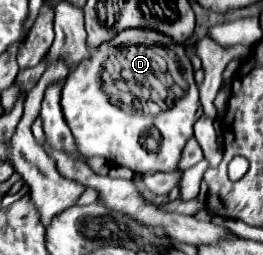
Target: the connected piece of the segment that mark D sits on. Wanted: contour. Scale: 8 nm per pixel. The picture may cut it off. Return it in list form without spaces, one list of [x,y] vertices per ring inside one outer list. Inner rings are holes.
[[[126,28],[114,36],[114,40],[100,44],[96,52],[82,60],[64,80],[60,106],[76,148],[84,158],[100,156],[136,174],[152,170],[174,172],[184,144],[194,136],[192,126],[202,116],[198,84],[194,82],[186,44],[178,44],[170,36],[148,28]]]

